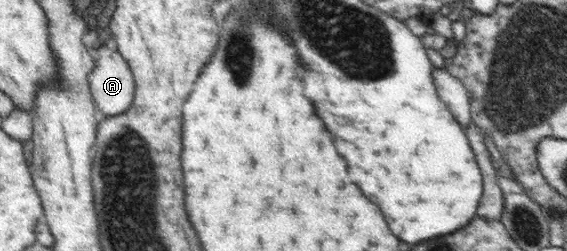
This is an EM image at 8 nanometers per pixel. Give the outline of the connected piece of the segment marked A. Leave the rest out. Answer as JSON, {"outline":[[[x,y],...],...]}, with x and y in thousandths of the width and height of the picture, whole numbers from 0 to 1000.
{"outline":[[[187,183],[164,207],[168,259],[155,299],[162,390],[187,466],[231,426],[238,327],[228,255],[205,199]]]}

